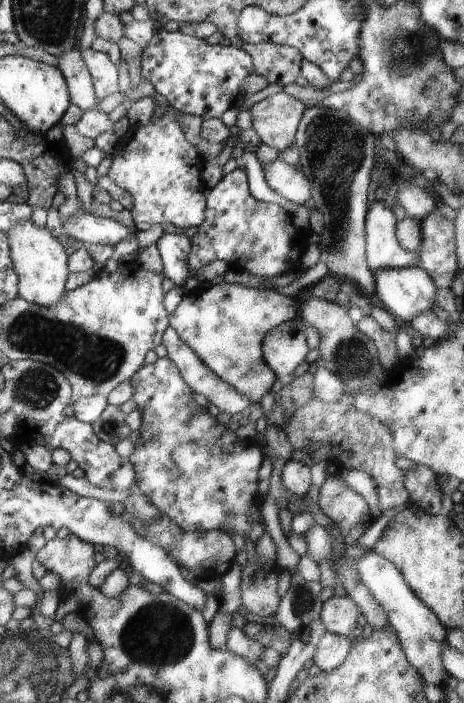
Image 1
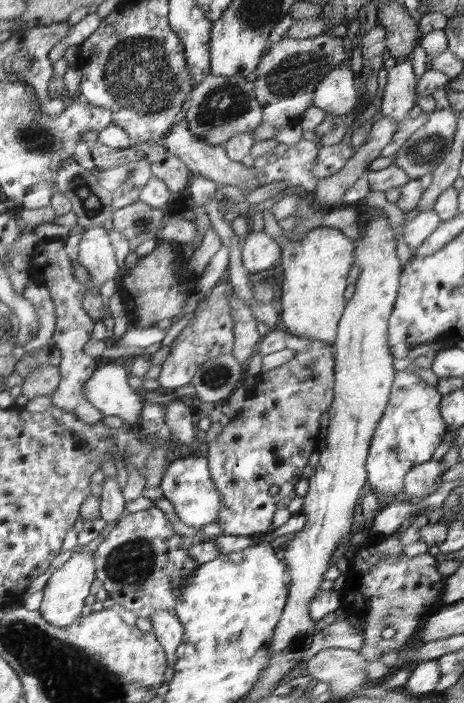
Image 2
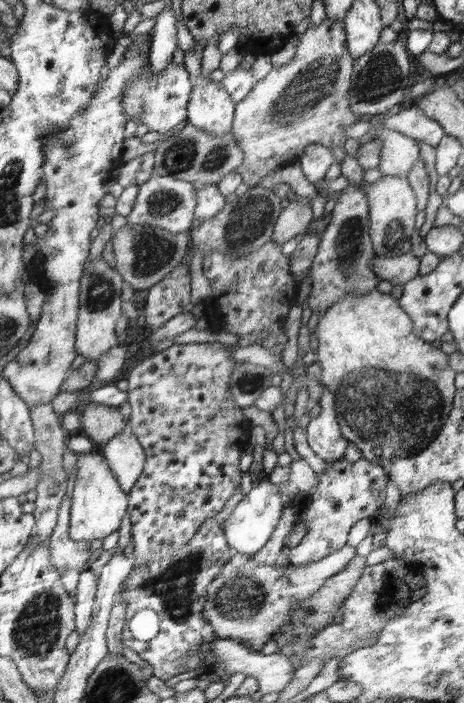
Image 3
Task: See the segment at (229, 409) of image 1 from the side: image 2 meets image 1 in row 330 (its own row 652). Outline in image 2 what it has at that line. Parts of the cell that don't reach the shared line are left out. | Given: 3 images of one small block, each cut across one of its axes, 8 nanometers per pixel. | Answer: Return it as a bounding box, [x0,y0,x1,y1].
[148,610,184,667]

